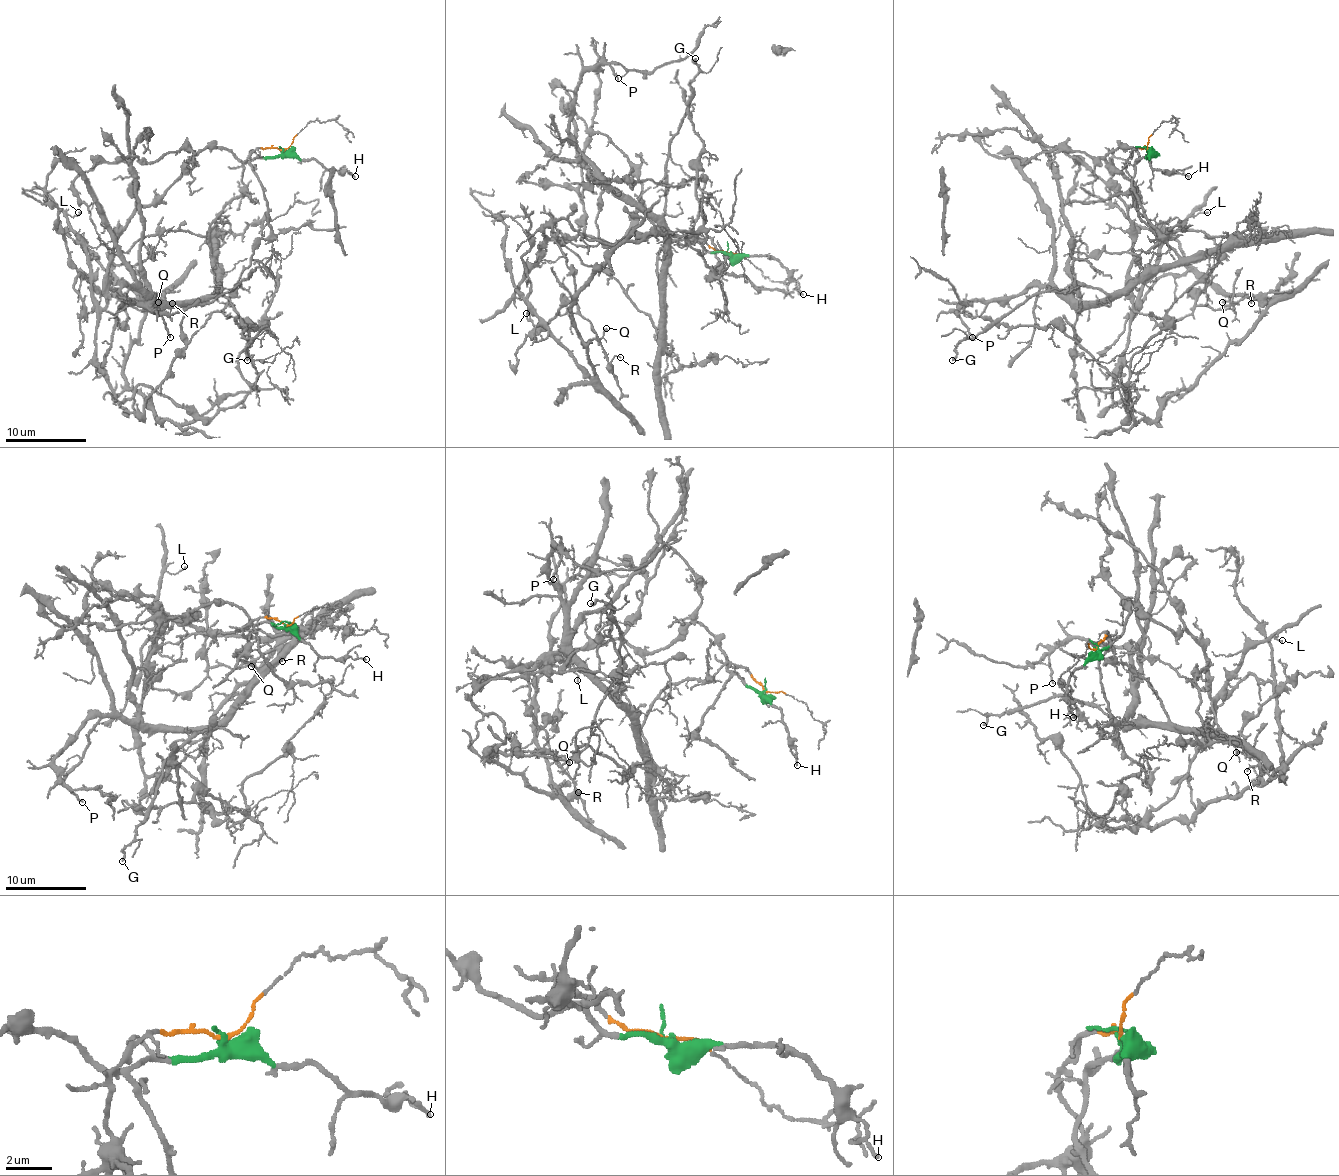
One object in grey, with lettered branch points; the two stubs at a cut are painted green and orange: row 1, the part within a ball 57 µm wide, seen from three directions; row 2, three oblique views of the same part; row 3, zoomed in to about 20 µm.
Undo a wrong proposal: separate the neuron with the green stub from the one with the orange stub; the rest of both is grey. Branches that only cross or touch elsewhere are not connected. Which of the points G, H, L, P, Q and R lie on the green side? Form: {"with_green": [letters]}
{"with_green": ["H", "L", "Q", "R"]}

